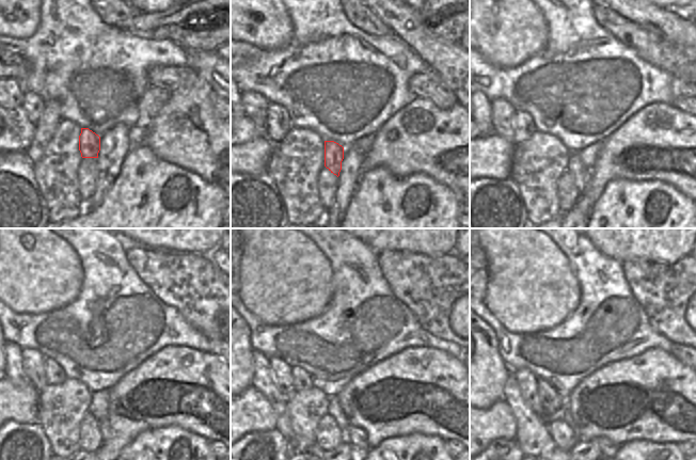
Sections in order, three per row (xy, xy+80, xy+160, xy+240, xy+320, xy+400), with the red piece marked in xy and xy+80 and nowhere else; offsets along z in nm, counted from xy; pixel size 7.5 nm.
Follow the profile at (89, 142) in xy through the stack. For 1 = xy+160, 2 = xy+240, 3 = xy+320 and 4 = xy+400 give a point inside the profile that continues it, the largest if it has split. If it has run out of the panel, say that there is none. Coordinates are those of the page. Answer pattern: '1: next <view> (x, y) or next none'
1: next xy+160 (580, 173)
2: next xy+240 (103, 424)
3: next xy+320 (358, 440)
4: next xy+400 (605, 445)

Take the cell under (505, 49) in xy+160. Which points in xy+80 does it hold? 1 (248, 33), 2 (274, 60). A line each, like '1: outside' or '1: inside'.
1: inside
2: outside

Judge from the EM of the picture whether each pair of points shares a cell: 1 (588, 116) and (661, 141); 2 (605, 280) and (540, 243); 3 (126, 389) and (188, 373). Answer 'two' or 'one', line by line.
1: two
2: two
3: one

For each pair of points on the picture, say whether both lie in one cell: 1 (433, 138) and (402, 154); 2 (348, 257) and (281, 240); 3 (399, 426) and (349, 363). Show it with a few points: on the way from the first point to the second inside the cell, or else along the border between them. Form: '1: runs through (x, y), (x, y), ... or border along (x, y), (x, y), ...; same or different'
1: runs through (426, 139), (417, 139), (410, 146); same
2: border along (311, 239), (328, 259), (332, 273); different
3: border along (380, 362), (356, 375), (339, 391); different

